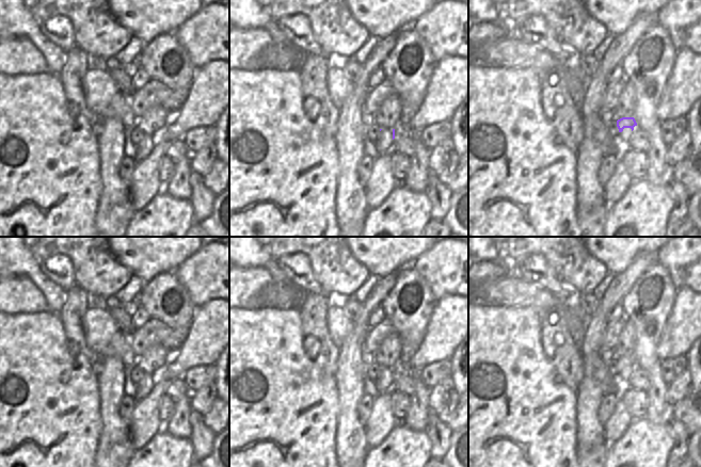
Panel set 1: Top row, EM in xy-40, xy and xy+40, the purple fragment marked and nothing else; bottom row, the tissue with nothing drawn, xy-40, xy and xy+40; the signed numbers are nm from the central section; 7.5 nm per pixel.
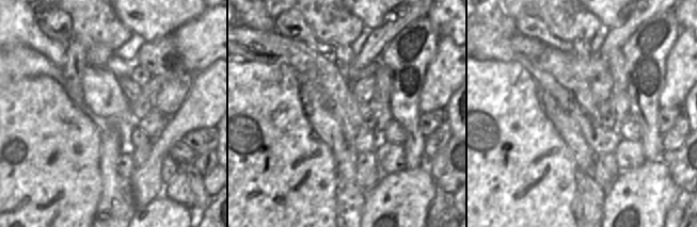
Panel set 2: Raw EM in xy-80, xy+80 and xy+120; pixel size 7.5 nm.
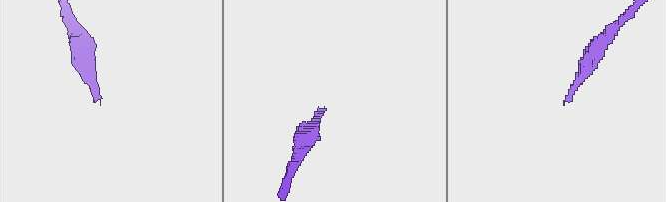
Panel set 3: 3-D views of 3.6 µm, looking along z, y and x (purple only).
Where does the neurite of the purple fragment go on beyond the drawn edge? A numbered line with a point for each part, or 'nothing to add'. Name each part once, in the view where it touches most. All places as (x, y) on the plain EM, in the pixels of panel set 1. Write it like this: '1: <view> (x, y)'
1: xy+40 (623, 382)

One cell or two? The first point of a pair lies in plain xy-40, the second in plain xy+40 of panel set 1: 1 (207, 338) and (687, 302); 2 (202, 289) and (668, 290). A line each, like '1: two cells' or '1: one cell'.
1: one cell
2: two cells

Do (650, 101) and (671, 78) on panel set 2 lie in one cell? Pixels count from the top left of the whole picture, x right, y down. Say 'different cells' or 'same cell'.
different cells

